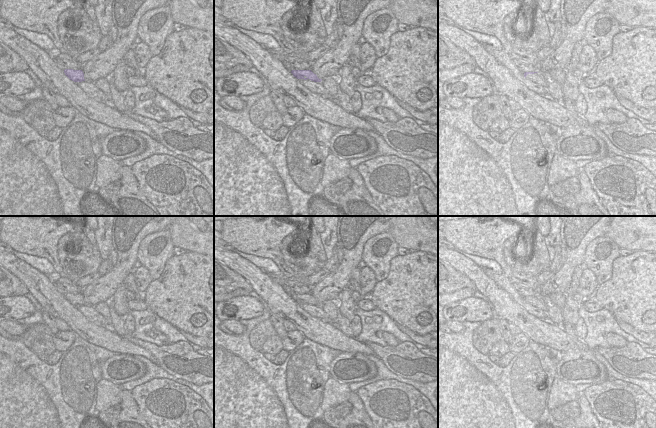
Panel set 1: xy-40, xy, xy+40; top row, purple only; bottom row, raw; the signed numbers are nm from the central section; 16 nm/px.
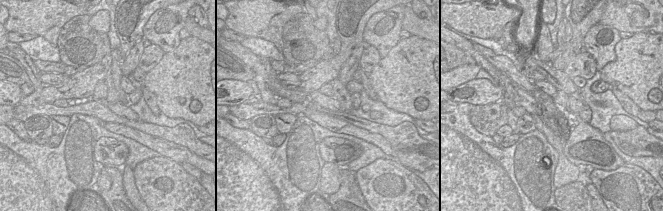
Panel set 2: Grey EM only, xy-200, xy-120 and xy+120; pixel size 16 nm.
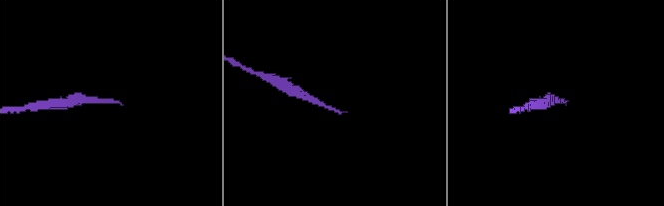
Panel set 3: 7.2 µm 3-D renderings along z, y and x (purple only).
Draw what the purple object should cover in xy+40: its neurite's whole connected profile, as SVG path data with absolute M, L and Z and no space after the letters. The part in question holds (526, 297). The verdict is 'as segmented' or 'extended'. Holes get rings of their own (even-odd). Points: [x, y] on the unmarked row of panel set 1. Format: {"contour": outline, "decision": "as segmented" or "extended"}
{"contour": "M525 296L524 297L524 301L536 308L539 308L543 311L546 311L548 308L548 305L545 304L541 298L539 298L538 296Z", "decision": "extended"}

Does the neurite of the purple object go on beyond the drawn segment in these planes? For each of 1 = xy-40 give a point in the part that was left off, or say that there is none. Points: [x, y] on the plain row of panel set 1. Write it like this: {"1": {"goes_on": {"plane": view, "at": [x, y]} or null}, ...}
{"1": {"goes_on": null}}

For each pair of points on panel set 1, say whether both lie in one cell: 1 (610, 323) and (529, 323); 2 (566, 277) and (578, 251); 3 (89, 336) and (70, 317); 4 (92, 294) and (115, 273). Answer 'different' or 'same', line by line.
1: different
2: same
3: same
4: same

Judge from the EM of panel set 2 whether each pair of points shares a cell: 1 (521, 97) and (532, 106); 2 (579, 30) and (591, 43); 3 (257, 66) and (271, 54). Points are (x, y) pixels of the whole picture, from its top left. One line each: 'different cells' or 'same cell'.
1: same cell
2: different cells
3: different cells

